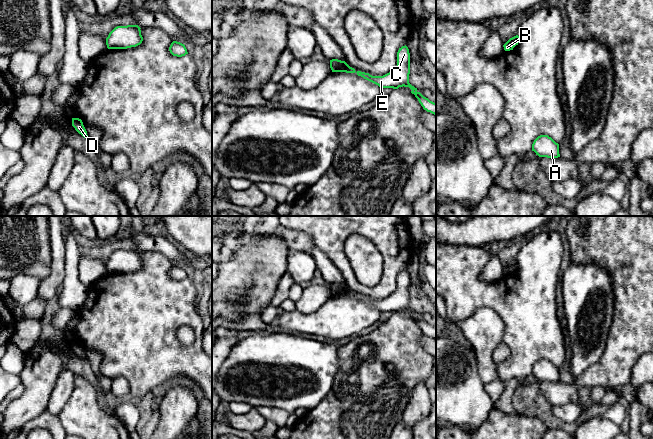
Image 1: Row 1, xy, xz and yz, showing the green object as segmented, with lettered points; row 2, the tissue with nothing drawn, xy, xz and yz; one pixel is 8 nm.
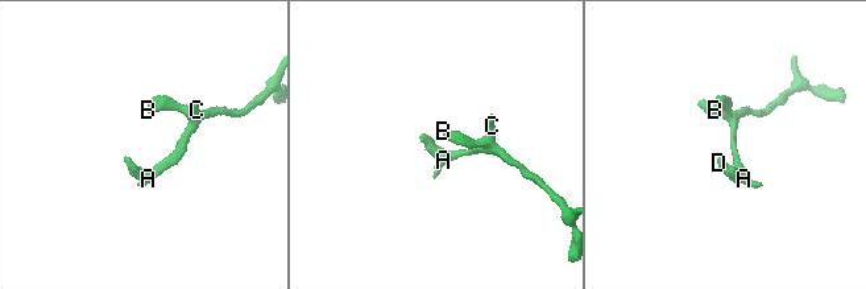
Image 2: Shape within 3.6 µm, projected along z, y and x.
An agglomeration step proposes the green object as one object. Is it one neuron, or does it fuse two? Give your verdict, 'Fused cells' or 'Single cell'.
Single cell

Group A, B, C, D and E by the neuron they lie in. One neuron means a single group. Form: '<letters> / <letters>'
A B C D E

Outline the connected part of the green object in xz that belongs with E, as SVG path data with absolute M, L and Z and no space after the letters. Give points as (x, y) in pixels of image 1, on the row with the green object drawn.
M402 46L397 52L397 66L391 72L383 76L372 76L369 73L357 71L358 76L378 85L380 88L409 87L411 93L415 95L424 110L436 115L436 103L424 97L417 88L409 83L410 74L410 53L408 47Z

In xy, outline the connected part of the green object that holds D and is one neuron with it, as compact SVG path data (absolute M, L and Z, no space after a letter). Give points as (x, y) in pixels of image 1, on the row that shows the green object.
M72 118L72 126L75 128L75 130L81 134L84 138L88 137L87 131L83 125L83 122L79 118Z

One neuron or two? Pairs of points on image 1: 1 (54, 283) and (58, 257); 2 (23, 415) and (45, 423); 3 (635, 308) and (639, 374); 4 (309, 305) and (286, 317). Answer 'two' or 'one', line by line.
1: one
2: two
3: two
4: two

